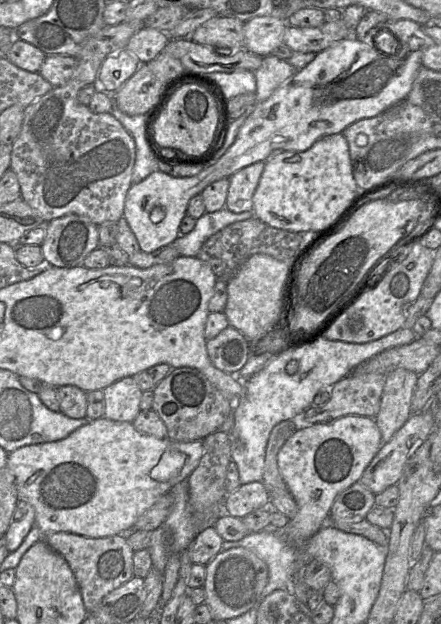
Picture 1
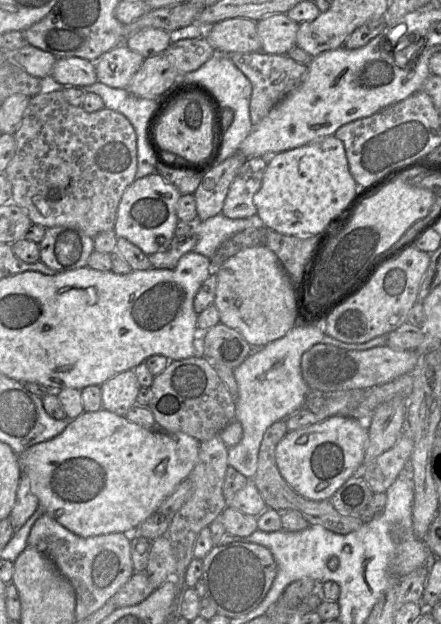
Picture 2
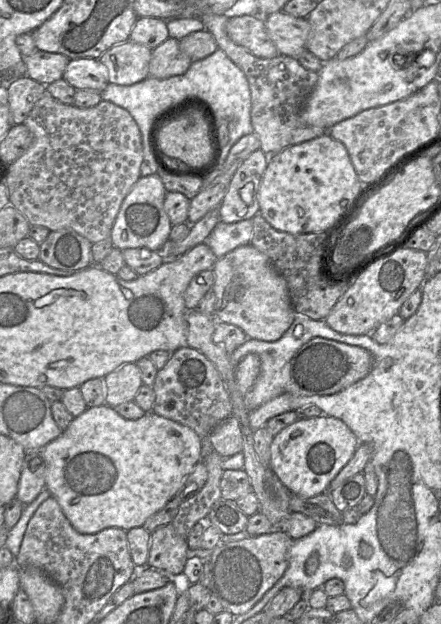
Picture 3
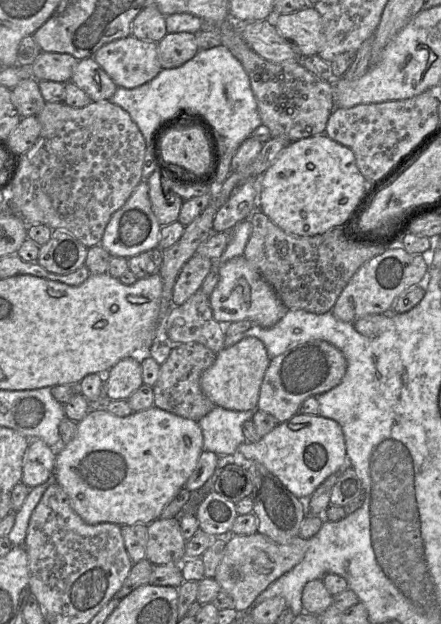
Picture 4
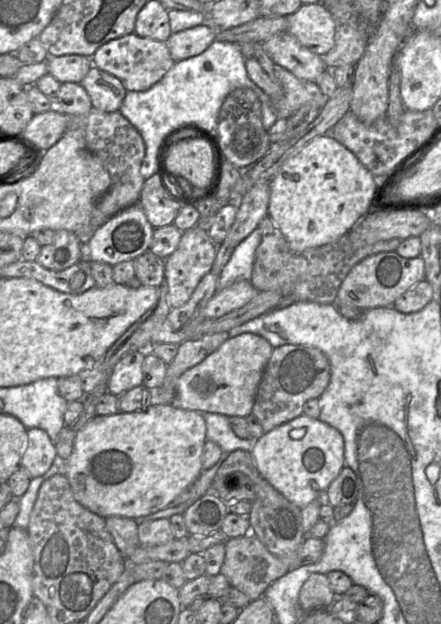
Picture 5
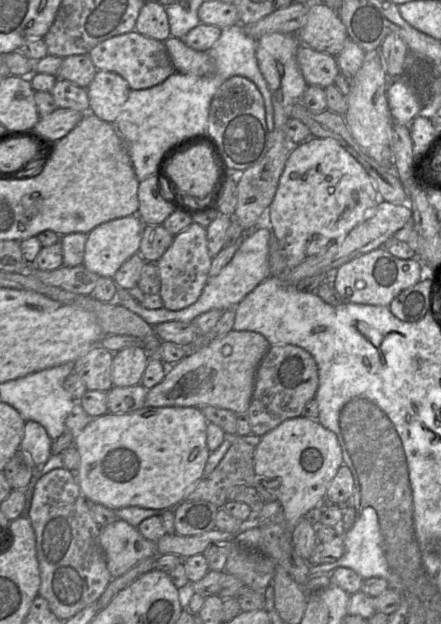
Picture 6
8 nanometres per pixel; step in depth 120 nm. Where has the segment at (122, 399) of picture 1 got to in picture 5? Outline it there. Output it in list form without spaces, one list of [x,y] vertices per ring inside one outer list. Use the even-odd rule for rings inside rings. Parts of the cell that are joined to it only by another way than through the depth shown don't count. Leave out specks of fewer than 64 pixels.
[[[147,351],[126,353],[114,366],[107,391],[115,396],[141,386],[143,383],[143,363]]]

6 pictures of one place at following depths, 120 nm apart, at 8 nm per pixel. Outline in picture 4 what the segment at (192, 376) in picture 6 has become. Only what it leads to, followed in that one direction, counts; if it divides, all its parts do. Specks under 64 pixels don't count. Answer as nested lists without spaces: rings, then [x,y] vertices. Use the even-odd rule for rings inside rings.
[[[246,337],[217,353],[213,365],[206,369],[201,376],[201,389],[215,406],[234,411],[255,411],[258,405],[260,386],[270,360],[261,340],[255,337]]]

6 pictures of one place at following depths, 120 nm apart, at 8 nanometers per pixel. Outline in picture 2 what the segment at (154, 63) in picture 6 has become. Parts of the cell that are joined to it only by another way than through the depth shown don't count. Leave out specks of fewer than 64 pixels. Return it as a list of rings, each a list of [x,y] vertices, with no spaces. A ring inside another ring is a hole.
[[[119,44],[96,61],[97,79],[112,88],[127,88],[143,61],[142,55]]]

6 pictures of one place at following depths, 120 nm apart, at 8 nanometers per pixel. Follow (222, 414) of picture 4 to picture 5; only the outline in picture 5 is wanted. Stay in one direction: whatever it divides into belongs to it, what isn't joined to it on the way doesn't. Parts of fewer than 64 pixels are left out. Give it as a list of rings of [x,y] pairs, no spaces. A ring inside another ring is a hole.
[[[204,413],[206,422],[206,438],[216,443],[223,452],[231,453],[237,449],[251,451],[254,440],[239,438],[232,430],[229,417],[217,413]]]

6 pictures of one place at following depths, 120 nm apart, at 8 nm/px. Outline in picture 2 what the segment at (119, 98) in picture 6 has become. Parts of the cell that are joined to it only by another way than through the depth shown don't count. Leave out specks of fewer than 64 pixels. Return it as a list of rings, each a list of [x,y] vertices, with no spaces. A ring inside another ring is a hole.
[[[58,58],[51,77],[62,86],[85,87],[98,81],[95,62],[78,58]]]

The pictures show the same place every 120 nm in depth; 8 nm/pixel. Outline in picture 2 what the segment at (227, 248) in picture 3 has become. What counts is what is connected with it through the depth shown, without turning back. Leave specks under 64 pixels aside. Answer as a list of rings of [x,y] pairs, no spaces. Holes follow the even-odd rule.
[[[220,213],[205,221],[196,221],[198,241],[193,251],[211,258],[227,238],[252,227],[263,227],[257,214],[248,218],[230,219]]]

